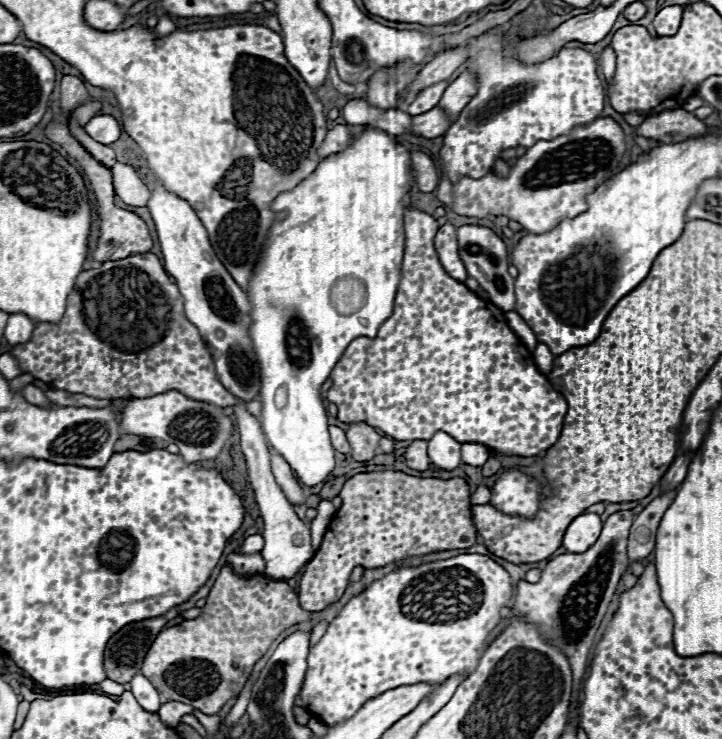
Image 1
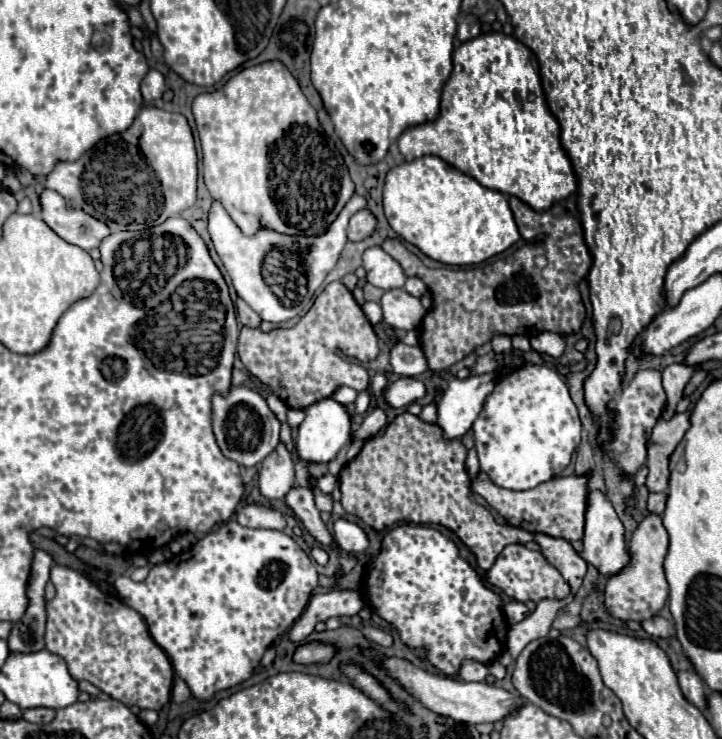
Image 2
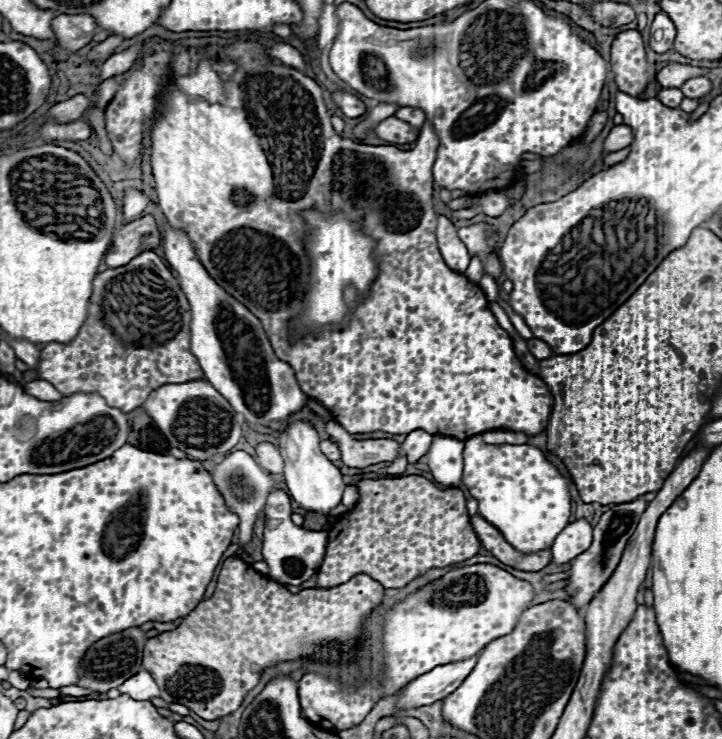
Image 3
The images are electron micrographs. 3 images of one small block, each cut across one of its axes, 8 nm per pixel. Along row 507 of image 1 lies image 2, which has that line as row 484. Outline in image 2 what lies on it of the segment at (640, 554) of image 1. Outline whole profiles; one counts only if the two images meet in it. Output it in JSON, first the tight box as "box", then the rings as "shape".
{"box":[646,410,690,492],"shape":[[[690,410],[682,414],[674,414],[672,420],[660,420],[654,430],[652,438],[648,442],[648,480],[646,486],[650,492],[668,492],[668,480],[670,480],[670,456],[684,438],[686,430],[690,428]]]}

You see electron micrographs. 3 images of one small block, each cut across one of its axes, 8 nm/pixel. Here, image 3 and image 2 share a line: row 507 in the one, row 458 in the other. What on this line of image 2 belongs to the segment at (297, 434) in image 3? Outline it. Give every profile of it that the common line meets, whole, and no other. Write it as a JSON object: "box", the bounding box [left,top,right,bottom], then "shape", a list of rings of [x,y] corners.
{"box":[296,398,350,464],"shape":[[[324,398],[308,406],[304,422],[296,430],[296,452],[298,456],[308,464],[328,464],[332,462],[338,452],[344,448],[344,444],[350,442],[350,414],[346,406],[334,402],[332,398]]]}

